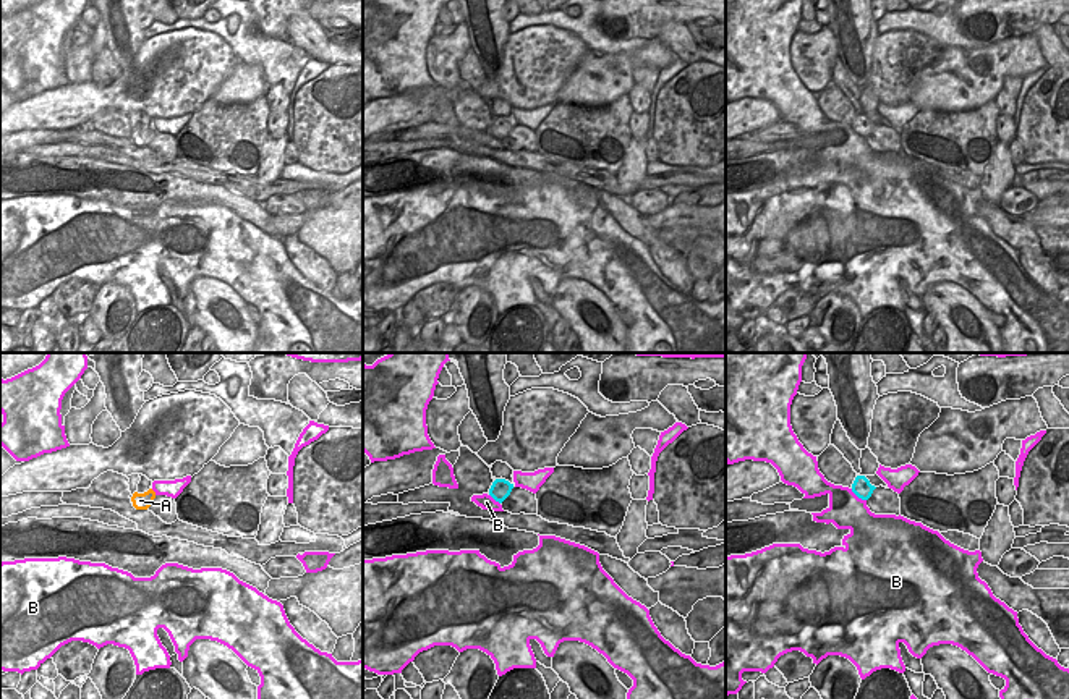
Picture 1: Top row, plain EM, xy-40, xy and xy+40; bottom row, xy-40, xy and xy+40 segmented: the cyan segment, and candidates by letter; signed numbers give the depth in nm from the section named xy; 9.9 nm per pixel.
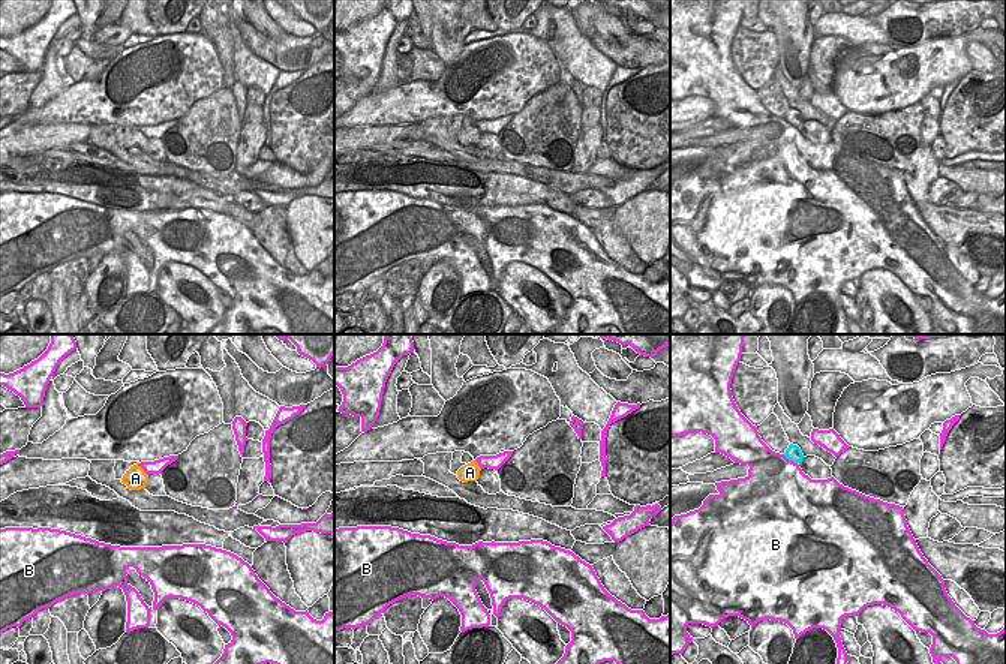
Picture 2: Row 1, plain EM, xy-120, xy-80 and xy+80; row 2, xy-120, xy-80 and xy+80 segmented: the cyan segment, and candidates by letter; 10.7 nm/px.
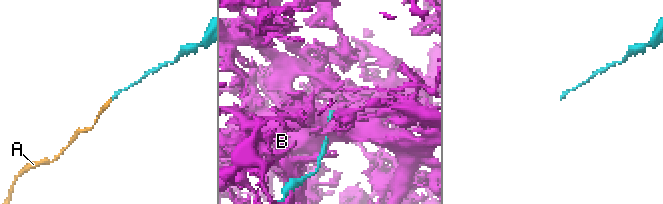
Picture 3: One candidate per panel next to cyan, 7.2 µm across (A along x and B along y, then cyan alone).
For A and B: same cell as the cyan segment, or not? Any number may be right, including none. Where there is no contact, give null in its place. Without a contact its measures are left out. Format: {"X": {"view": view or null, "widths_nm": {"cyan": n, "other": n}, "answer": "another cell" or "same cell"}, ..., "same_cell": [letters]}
{"A": {"view": null, "answer": "same cell"}, "B": {"view": "xy+40", "widths_nm": {"cyan": 190, "other": 360}, "answer": "another cell"}, "same_cell": ["A"]}

